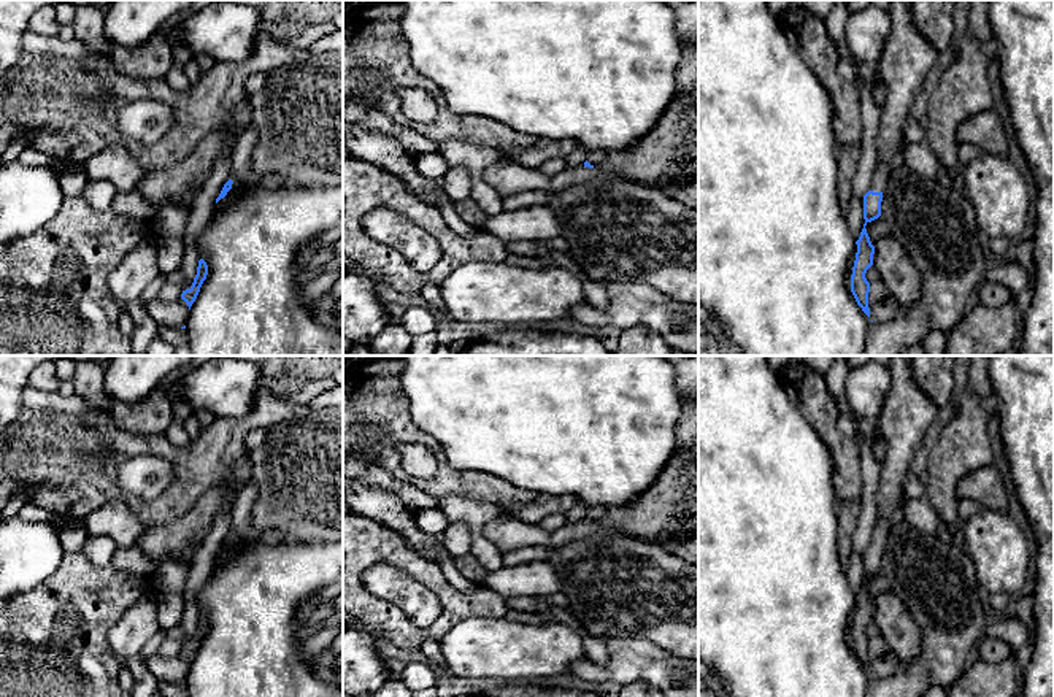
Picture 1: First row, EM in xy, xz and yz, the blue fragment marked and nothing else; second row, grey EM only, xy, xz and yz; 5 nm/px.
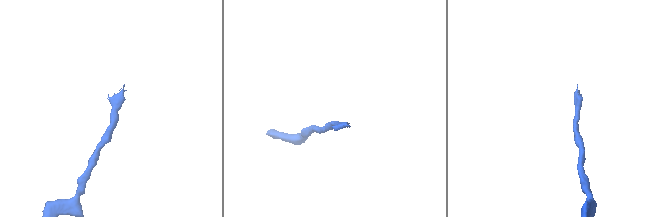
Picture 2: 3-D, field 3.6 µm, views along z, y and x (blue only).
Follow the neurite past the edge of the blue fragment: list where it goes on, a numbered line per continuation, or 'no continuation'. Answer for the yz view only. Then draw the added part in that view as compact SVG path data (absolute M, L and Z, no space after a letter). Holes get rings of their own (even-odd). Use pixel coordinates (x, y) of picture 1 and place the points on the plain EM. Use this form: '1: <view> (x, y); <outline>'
1: yz (907, 412); M892 356L887 368L891 384L875 421L878 438L886 441L887 452L875 495L876 524L870 538L873 548L883 548L892 530L892 514L905 502L903 489L914 451L938 413L937 405L916 384L910 356Z

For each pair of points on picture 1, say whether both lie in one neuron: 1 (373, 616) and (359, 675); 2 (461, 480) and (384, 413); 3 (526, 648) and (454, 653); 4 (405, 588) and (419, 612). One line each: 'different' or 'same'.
1: different
2: same
3: same
4: same

